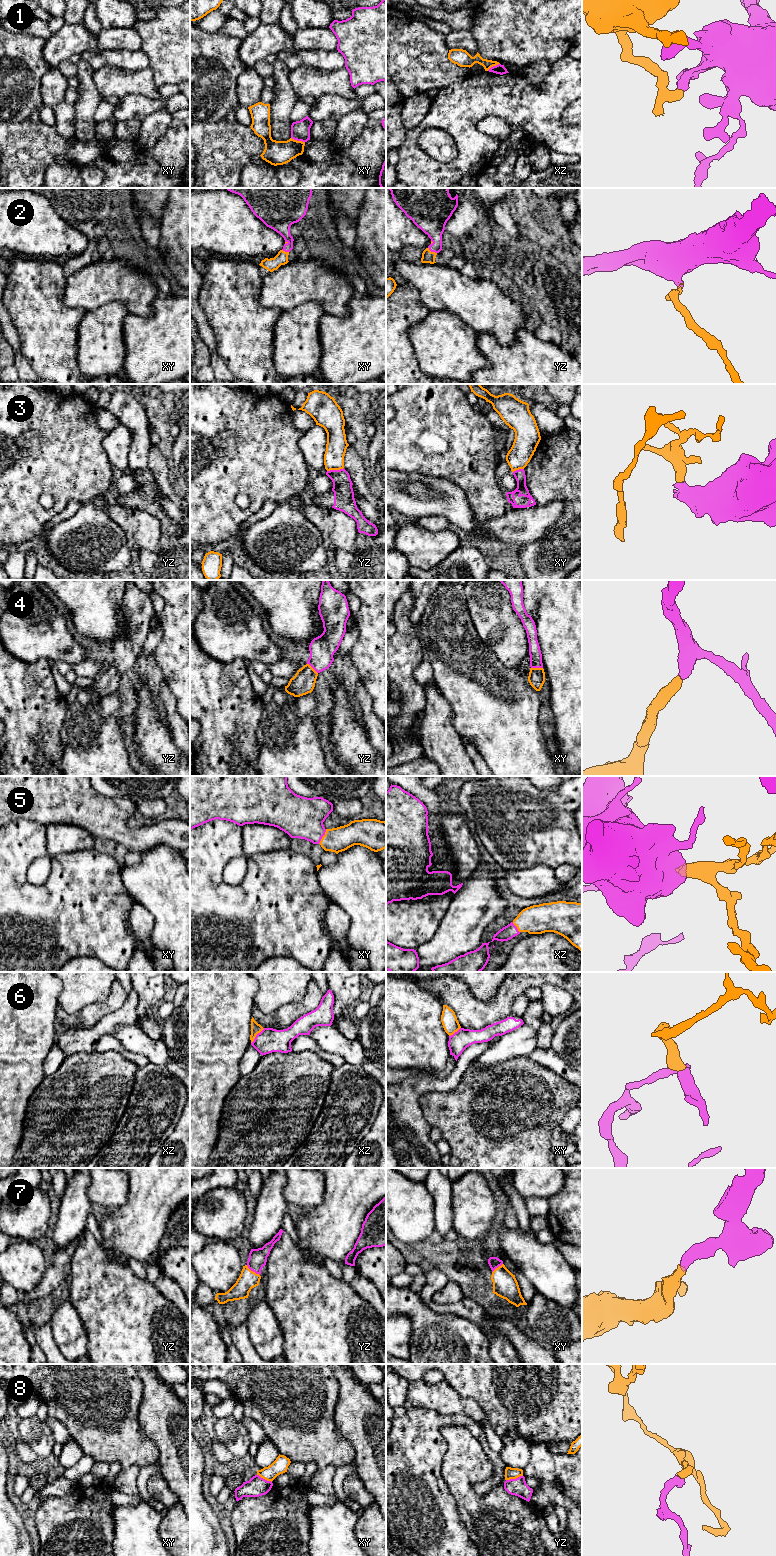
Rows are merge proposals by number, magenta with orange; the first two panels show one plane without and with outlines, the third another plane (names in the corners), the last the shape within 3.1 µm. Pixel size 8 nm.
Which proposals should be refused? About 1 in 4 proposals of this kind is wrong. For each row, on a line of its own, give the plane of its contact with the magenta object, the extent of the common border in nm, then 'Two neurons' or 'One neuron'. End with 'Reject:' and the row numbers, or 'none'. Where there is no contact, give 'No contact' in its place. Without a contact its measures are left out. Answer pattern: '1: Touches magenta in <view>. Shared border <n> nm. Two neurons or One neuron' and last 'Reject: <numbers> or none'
1: Touches magenta in xy. Shared border 120 nm. Two neurons
2: Touches magenta in yz. Shared border 90 nm. One neuron
3: Touches magenta in yz. Shared border 140 nm. Two neurons
4: Touches magenta in xy. Shared border 100 nm. One neuron
5: Touches magenta in xy. Shared border 140 nm. One neuron
6: Touches magenta in xz. Shared border 170 nm. Two neurons
7: Touches magenta in yz. Shared border 140 nm. One neuron
8: Touches magenta in yz. Shared border 140 nm. Two neurons
Reject: 1, 3, 6, 8

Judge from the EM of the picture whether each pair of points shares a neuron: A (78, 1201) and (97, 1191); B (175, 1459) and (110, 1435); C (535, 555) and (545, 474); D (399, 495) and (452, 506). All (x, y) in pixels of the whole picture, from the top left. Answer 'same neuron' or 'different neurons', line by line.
A: different neurons
B: different neurons
C: same neuron
D: same neuron

